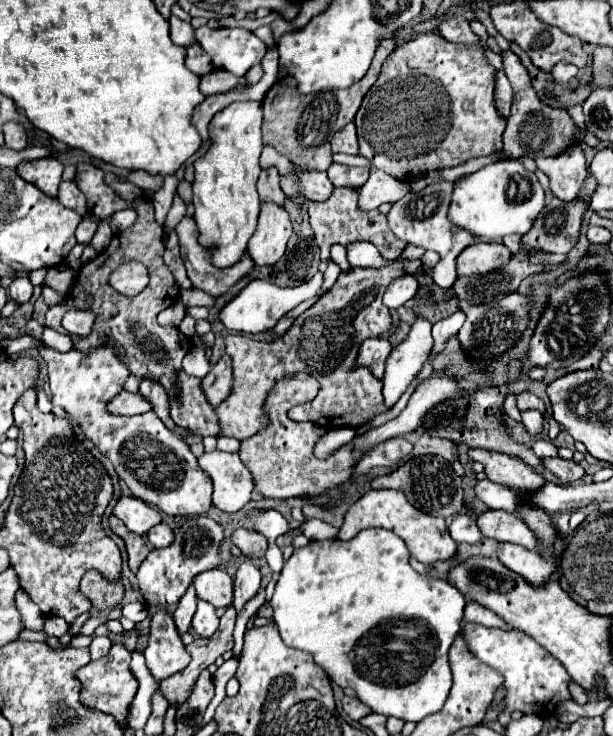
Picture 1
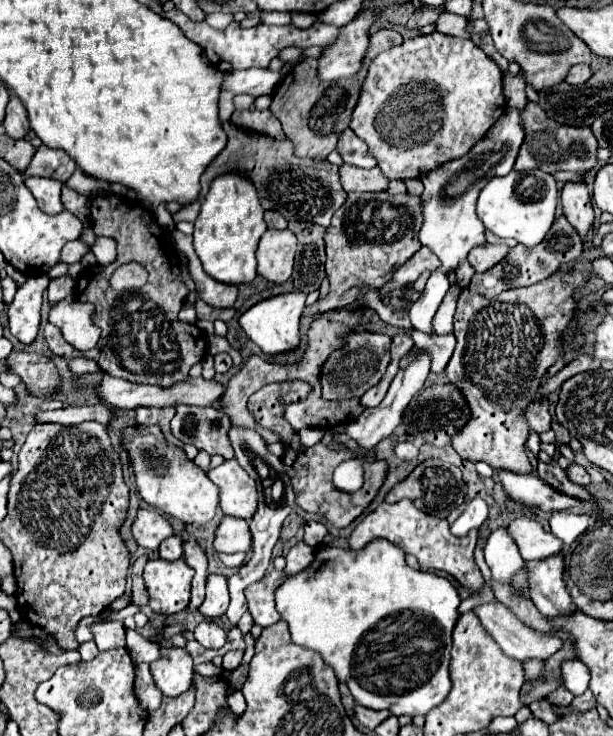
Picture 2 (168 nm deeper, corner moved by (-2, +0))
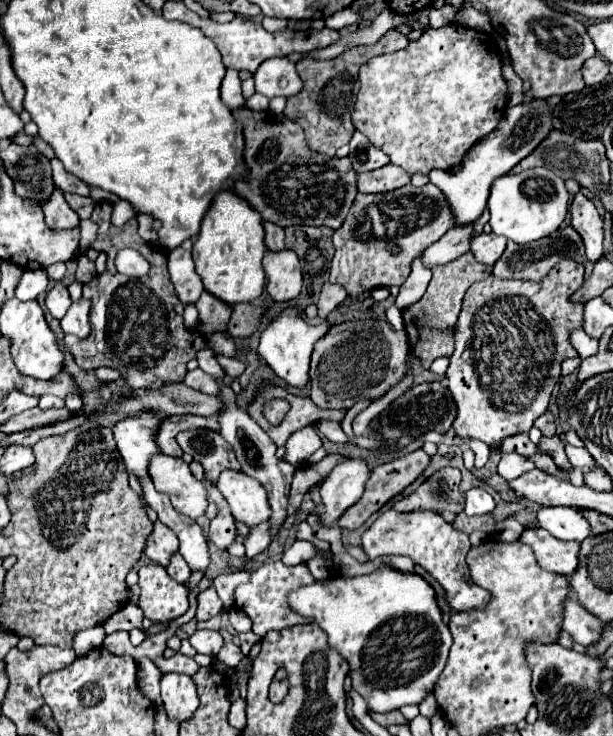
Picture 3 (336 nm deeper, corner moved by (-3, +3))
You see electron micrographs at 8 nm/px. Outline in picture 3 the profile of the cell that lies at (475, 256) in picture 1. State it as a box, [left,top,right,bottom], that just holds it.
[470,234,506,266]

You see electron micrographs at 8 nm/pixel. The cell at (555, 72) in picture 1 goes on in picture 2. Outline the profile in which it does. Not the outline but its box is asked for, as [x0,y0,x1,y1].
[567,65,593,85]

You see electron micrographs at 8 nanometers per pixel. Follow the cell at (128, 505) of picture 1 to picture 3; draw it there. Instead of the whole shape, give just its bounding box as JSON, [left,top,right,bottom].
[144,520,178,566]

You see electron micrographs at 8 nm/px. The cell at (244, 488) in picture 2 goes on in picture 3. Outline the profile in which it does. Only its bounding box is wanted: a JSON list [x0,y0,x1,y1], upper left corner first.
[218,470,270,526]

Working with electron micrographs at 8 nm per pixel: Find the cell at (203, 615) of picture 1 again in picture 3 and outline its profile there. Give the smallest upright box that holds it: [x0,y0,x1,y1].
[190,630,224,656]

